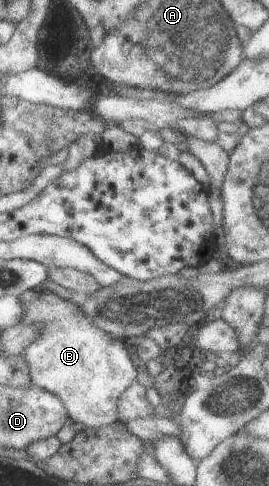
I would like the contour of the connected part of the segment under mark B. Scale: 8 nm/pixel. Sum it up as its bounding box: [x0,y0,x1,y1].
[18,291,136,429]

